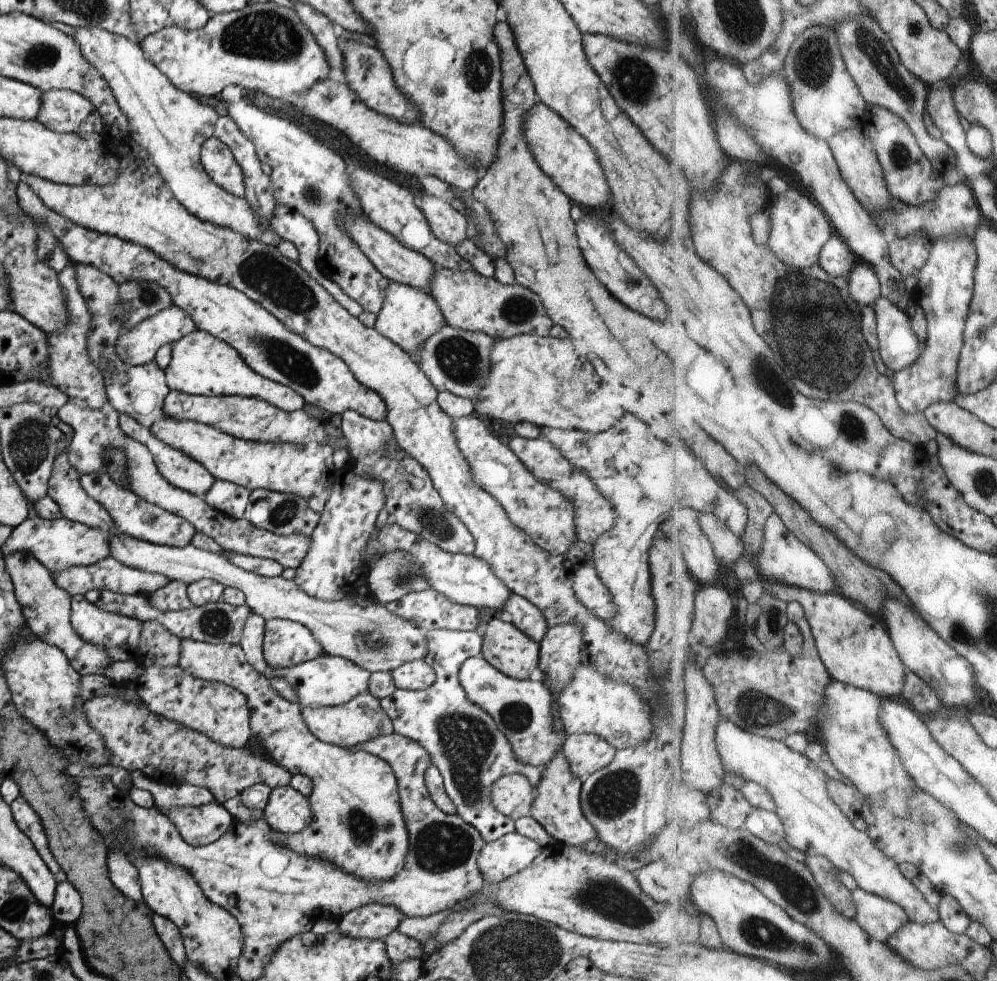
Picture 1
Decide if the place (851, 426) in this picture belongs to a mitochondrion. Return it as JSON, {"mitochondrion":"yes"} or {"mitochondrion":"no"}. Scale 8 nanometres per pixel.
{"mitochondrion":"yes"}

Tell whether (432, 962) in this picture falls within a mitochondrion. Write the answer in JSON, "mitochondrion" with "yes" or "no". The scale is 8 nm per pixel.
{"mitochondrion":"no"}

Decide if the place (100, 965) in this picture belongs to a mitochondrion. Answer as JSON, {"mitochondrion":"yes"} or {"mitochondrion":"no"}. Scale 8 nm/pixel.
{"mitochondrion":"no"}

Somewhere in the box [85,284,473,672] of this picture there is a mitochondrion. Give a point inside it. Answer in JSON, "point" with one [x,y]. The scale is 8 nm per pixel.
{"point":[298,367]}

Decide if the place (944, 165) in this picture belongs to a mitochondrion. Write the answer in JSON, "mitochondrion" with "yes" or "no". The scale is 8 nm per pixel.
{"mitochondrion":"no"}

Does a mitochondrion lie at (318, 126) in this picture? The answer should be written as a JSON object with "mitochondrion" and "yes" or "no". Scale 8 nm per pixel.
{"mitochondrion":"no"}

